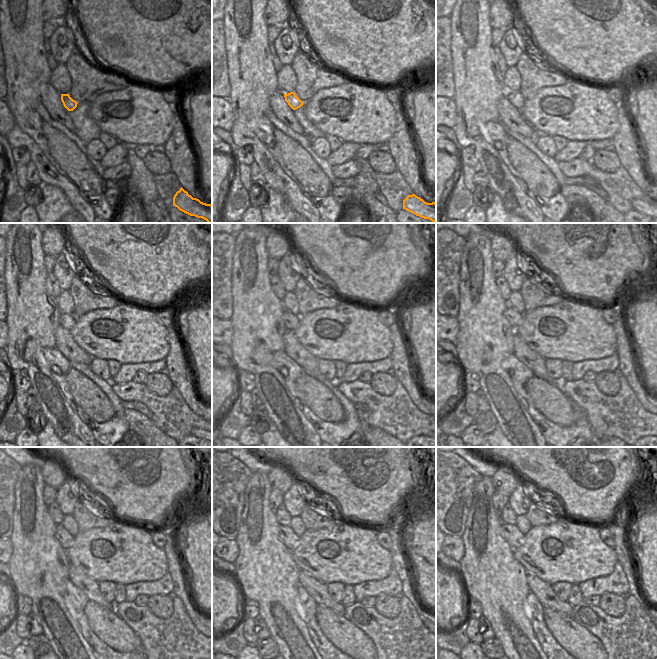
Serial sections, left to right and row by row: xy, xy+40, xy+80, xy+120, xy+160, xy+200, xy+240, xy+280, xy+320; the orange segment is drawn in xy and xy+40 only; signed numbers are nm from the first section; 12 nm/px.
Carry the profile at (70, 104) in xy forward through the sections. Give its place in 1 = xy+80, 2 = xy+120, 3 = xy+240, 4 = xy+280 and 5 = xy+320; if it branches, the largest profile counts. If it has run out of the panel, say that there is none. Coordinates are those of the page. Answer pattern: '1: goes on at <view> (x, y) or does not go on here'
1: goes on at xy+80 (516, 99)
2: goes on at xy+120 (67, 321)
3: goes on at xy+240 (66, 540)
4: goes on at xy+280 (290, 540)
5: goes on at xy+320 (513, 536)

